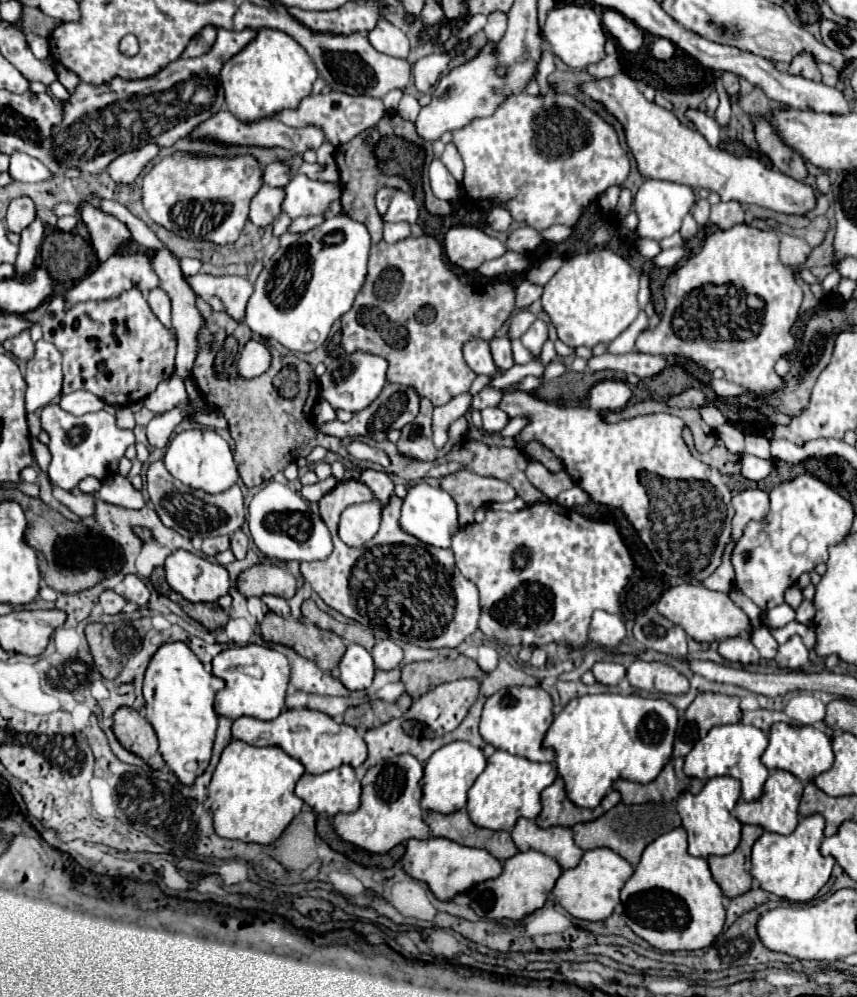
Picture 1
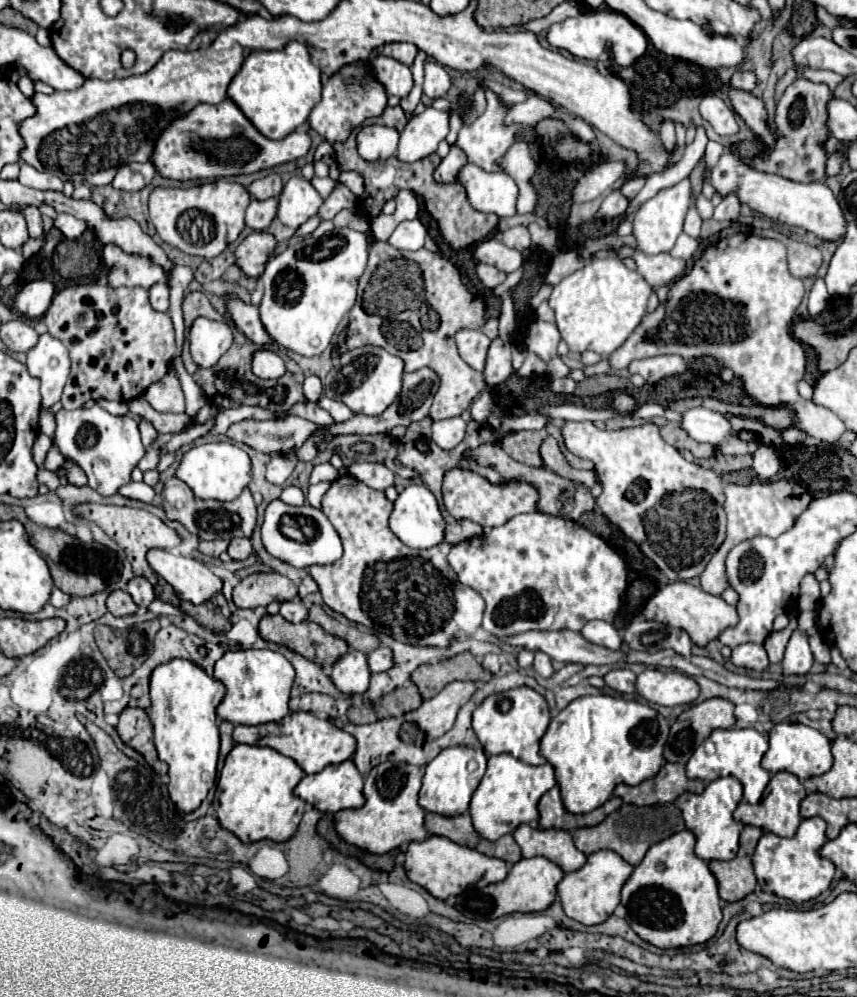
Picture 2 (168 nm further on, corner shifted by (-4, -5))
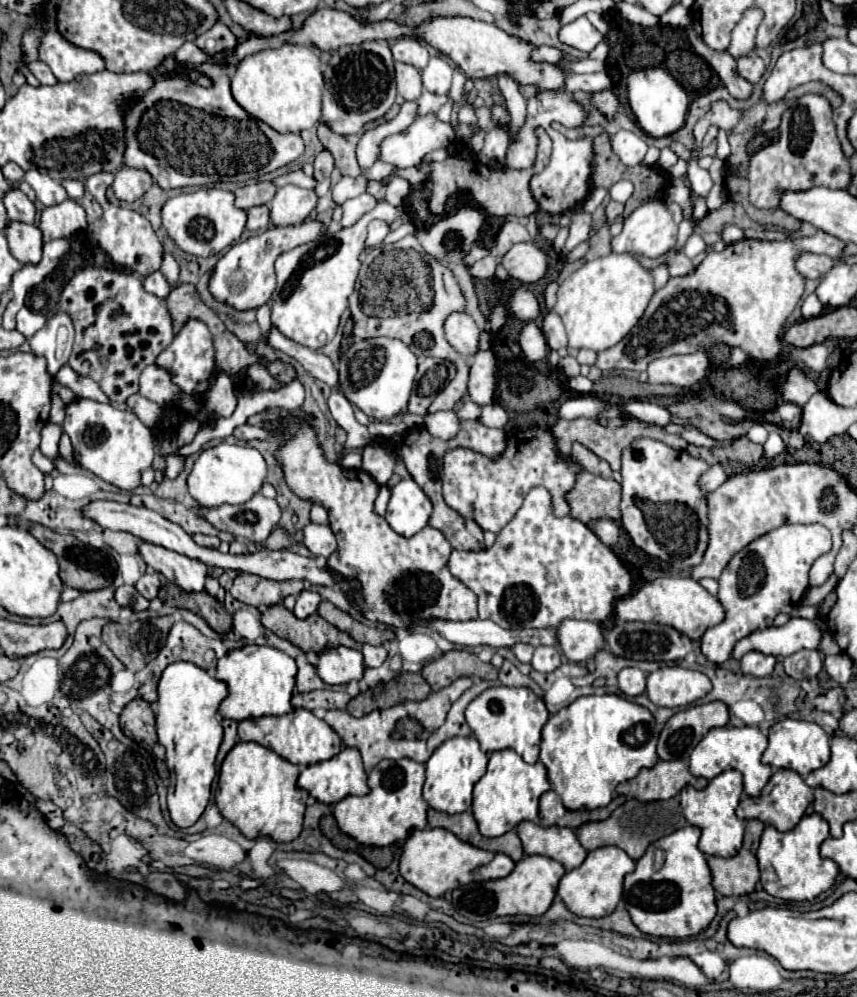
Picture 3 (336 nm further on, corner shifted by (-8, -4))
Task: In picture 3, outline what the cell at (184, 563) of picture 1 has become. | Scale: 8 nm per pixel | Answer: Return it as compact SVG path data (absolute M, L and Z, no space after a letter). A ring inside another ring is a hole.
M142 543L140 555L148 567L162 573L168 581L176 583L184 591L202 593L206 589L208 567L202 561L190 559L186 555L174 553L170 549L164 549L152 543Z

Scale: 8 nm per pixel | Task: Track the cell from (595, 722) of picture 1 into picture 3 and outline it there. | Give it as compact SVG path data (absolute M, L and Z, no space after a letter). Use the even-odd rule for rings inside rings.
M586 695L578 697L568 707L560 709L556 715L548 719L542 729L542 743L540 743L540 761L548 769L548 779L552 789L558 791L562 803L570 809L598 809L606 807L612 801L612 791L618 783L630 781L638 775L640 769L650 769L658 763L656 745L658 745L660 729L654 715L626 697L620 695Z

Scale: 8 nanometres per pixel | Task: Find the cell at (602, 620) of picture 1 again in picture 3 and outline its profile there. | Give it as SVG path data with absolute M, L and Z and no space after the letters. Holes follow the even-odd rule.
M568 619L566 623L560 623L556 631L558 631L560 649L564 651L564 655L570 661L586 663L588 671L594 671L596 653L608 645L602 627L592 621Z

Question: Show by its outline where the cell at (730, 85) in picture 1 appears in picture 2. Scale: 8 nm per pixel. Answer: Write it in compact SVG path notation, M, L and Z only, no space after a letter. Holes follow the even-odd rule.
M736 70L730 78L730 84L734 88L740 88L740 90L748 90L752 92L754 86L756 86L756 74L750 72L750 70Z

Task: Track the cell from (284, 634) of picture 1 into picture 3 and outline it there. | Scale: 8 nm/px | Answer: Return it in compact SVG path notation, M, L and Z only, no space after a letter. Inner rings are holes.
M272 605L262 613L262 625L270 629L280 639L286 639L300 647L302 651L326 651L336 649L340 643L344 647L356 647L356 641L340 631L330 623L326 623L320 615L310 615L308 619L294 617L292 611L284 609L282 605ZM340 639L340 643L338 643Z

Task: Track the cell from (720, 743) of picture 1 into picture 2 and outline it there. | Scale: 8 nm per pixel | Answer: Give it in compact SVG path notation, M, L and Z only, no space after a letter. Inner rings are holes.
M754 728L714 730L690 756L686 764L686 776L700 778L704 782L712 782L722 776L736 776L744 786L744 798L750 804L756 804L762 798L762 792L770 780L770 774L760 766L760 760L766 750L768 750L766 736Z

